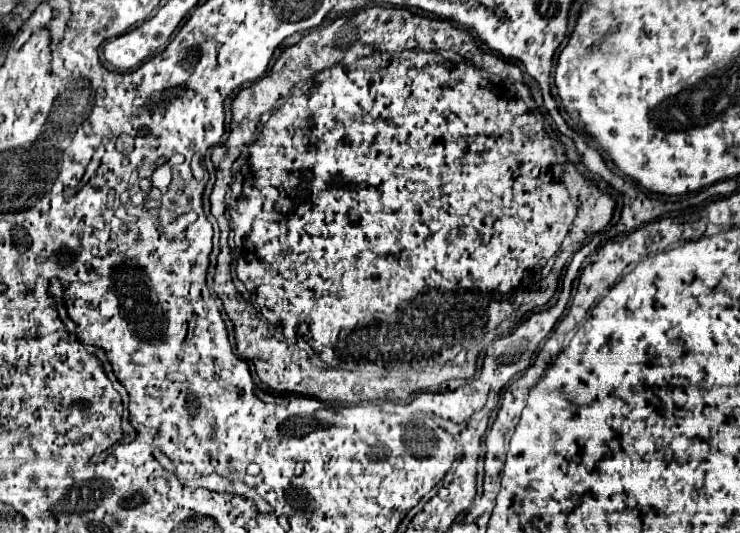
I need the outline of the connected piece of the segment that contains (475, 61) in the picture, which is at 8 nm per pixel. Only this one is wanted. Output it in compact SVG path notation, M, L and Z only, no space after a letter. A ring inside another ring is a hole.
M371 5L360 10L360 12L356 12L356 14L358 14L358 20L356 20L356 26L358 26L358 38L352 38L352 34L356 34L356 30L352 30L352 16L342 16L342 18L338 18L338 20L334 20L330 26L320 28L320 30L314 30L314 32L310 32L308 36L304 36L298 44L286 48L286 50L280 54L280 58L276 60L276 64L272 66L272 70L270 70L266 76L262 76L258 82L254 82L254 84L248 86L248 88L242 88L242 90L236 94L236 98L232 100L230 136L228 136L228 140L226 140L222 146L216 146L214 152L212 152L212 162L214 162L214 168L216 168L216 184L214 184L212 194L210 194L212 216L218 220L220 230L222 230L222 234L220 234L220 254L218 254L216 270L214 270L214 276L212 276L212 288L214 288L214 294L222 300L222 306L224 306L228 318L230 318L232 324L234 324L234 340L236 340L236 350L238 350L238 354L240 354L244 360L252 360L254 366L256 366L256 374L258 374L258 378L260 378L264 384L268 384L270 388L274 388L276 392L292 392L292 394L298 394L298 396L310 396L310 398L324 400L324 402L334 402L334 400L336 400L336 402L346 402L346 404L356 404L356 402L382 402L382 400L404 400L404 394L388 394L388 382L376 382L376 380L384 380L388 374L396 374L396 378L408 378L408 374L412 374L412 372L440 374L440 370L444 370L444 366L446 366L448 362L452 362L452 360L456 360L456 362L452 362L452 376L440 376L440 382L420 382L420 388L438 386L438 384L442 384L444 380L450 380L450 378L472 378L474 372L470 372L470 358L478 358L478 356L488 348L488 344L496 340L496 334L504 336L504 330L508 330L508 326L512 326L512 322L516 322L516 302L518 302L518 300L516 300L516 294L524 294L524 290L528 290L528 286L532 286L532 282L536 282L536 278L538 278L538 274L540 274L538 284L536 284L538 288L534 286L534 292L536 292L536 294L534 294L534 300L536 300L536 304L538 304L538 306L544 306L544 304L554 296L554 292L556 292L556 288L558 288L556 282L558 282L558 272L560 272L560 266L558 266L558 260L560 260L560 258L558 258L558 256L552 258L552 256L560 250L560 244L562 244L564 236L568 234L570 224L572 224L572 234L576 236L576 244L580 246L580 244L584 242L584 238L588 238L588 236L600 232L602 228L606 228L606 224L612 220L612 214L614 214L614 208L616 208L616 200L614 200L610 194L602 192L594 180L584 178L584 176L578 174L578 172L574 172L576 178L568 184L568 190L566 190L566 186L564 186L564 178L560 178L560 162L556 162L556 150L552 150L554 142L552 142L552 136L550 136L550 132L548 132L550 124L548 124L548 120L544 118L544 114L540 114L540 110L538 110L534 98L530 96L530 90L528 90L526 84L522 82L522 72L520 72L520 68L516 68L512 62L500 60L500 58L496 58L496 56L484 52L484 50L476 44L472 32L468 32L468 30L460 30L460 28L456 28L456 26L454 26L452 22L448 22L448 20L434 20L434 18L426 18L426 16L420 17L410 12L407 8L396 6ZM344 50L358 50L360 54L368 54L368 56L360 56L360 58L354 58L354 56L352 56L352 58L350 58L348 54L344 56ZM268 110L270 110L270 116L268 116L268 120L264 122L260 134L256 136L256 126L260 124L258 120L260 120L260 116L262 116L264 112L268 112ZM244 146L248 146L248 152L246 152L248 156L242 160L240 168L234 172L234 178L232 178L232 162L236 162L236 158L240 156L240 150L244 150ZM514 148L522 150L522 152L518 154L518 166L516 166ZM300 166L308 166L308 176L310 176L308 180L310 180L310 184L308 184L308 182L306 182L306 184L300 182ZM230 180L232 180L232 196L230 196L228 212L230 212L230 228L232 228L232 232L234 232L234 244L236 244L236 248L234 248L236 276L238 276L238 280L246 286L252 304L248 304L248 302L242 298L242 294L236 290L236 286L234 286L234 282L232 282L232 250L228 248L228 232L230 232L230 228L228 228L228 220L224 218L224 210L226 210L226 206L224 206L224 196L226 196L226 192L228 192L228 182L230 182ZM252 306L260 312L260 316L262 316L268 324L272 324L276 330L280 330L280 332L284 334L284 338L286 338L290 344L296 344L296 346L302 348L302 350L288 350L288 346L280 346L280 340L270 336L268 324L262 322L262 320L258 318L258 314L256 314L256 310L252 310ZM304 350L310 352L310 354L320 356L324 362L334 364L336 368L346 368L346 370L328 370L328 366L324 366L324 362L320 362L320 358L308 358L308 354L304 354Z

